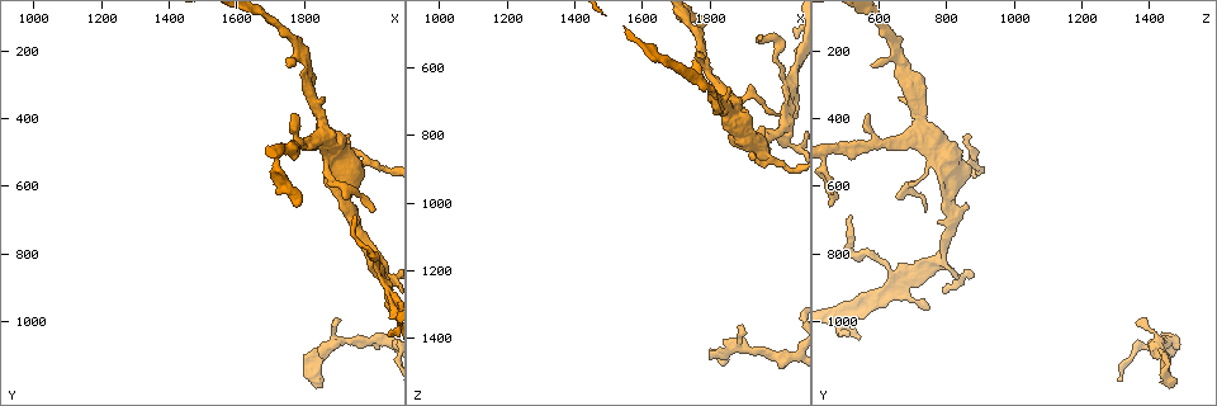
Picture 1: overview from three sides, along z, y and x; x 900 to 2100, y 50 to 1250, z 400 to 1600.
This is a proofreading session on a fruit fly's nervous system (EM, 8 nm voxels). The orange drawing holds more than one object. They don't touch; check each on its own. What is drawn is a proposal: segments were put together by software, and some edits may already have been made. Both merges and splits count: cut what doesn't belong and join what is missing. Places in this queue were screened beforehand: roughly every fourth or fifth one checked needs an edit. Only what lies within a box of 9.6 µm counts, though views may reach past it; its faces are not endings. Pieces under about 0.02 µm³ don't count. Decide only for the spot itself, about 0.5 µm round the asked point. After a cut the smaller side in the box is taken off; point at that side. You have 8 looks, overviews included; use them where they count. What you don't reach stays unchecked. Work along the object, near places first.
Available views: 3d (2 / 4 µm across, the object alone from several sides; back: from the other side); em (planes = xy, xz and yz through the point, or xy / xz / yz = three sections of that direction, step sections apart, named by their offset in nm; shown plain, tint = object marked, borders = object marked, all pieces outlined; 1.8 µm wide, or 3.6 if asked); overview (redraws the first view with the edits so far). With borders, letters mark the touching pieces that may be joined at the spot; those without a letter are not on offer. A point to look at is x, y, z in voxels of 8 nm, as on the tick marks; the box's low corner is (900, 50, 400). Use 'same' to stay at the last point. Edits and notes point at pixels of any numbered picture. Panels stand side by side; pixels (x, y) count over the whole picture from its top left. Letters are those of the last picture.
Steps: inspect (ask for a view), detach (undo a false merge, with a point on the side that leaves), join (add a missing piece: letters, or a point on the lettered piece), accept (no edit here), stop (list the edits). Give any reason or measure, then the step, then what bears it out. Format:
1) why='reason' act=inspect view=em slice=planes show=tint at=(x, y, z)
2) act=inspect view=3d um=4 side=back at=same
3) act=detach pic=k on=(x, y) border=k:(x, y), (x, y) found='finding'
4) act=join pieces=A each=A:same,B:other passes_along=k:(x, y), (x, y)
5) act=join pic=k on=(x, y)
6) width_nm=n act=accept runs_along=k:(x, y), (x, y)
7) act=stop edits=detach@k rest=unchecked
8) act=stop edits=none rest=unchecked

why='thin neck' act=inspect view=3d um=4 side=back at=(1810, 250, 660)

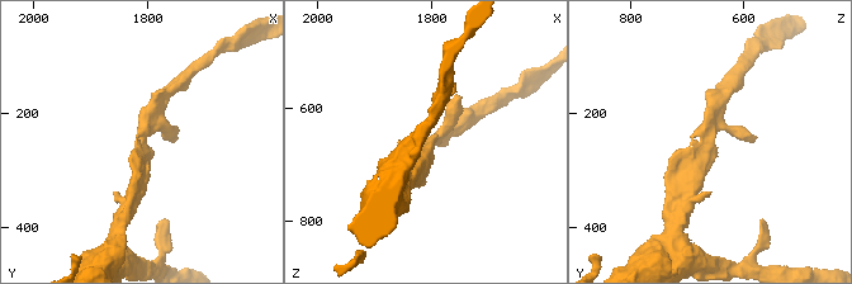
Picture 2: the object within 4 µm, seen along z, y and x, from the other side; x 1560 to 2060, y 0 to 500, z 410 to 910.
why='need the tissue' act=inspect view=em um=3.6 slice=planes show=borders at=(1800, 245, 665)

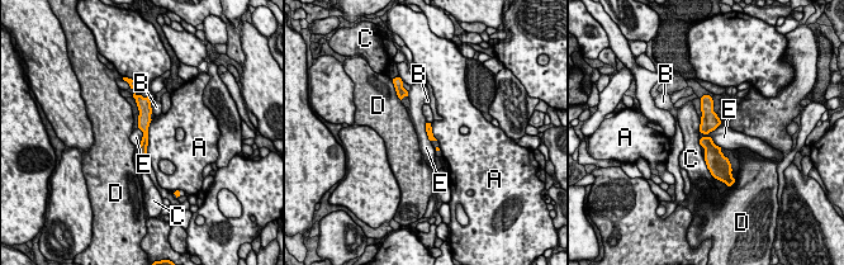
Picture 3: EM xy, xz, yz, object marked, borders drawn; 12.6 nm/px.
act=accept each=A:other,B:other,C:other,D:other,E:other runs_along=3:(706, 98), (706, 142), (717, 168) found='one neuron here'

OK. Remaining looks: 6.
why='abrupt turn' act=inspect view=em um=3.6 slice=planes show=borders at=(2040, 860, 820)

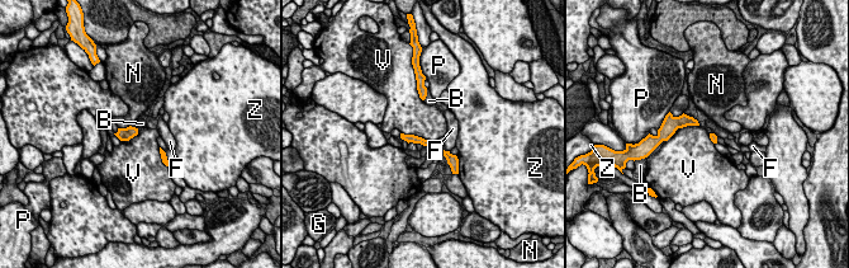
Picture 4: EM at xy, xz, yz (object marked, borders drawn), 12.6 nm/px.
act=accept each=B:other,F:other,G:other,N:other,P:other,V:other,Z:other runs_along=4:(402, 135), (430, 142) found='all the same neuron'

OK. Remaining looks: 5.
why='free end' act=inspect view=em slice=planes show=borders at=(1850, 1180, 1460)

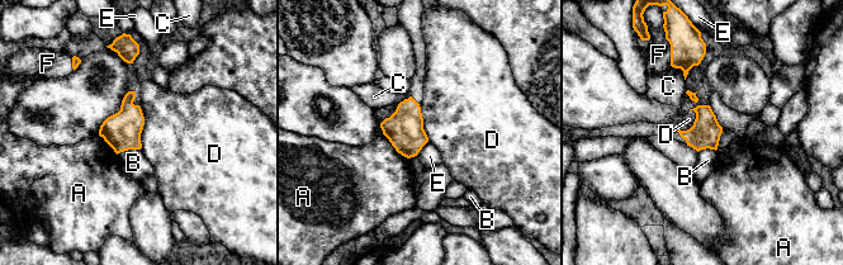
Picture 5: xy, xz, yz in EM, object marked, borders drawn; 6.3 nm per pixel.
act=join pieces=F each=A:other,B:other,C:other,D:other,E:other,F:same found='it goes on there'

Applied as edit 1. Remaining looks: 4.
act=stop edits=join@5 rest=unchecked

